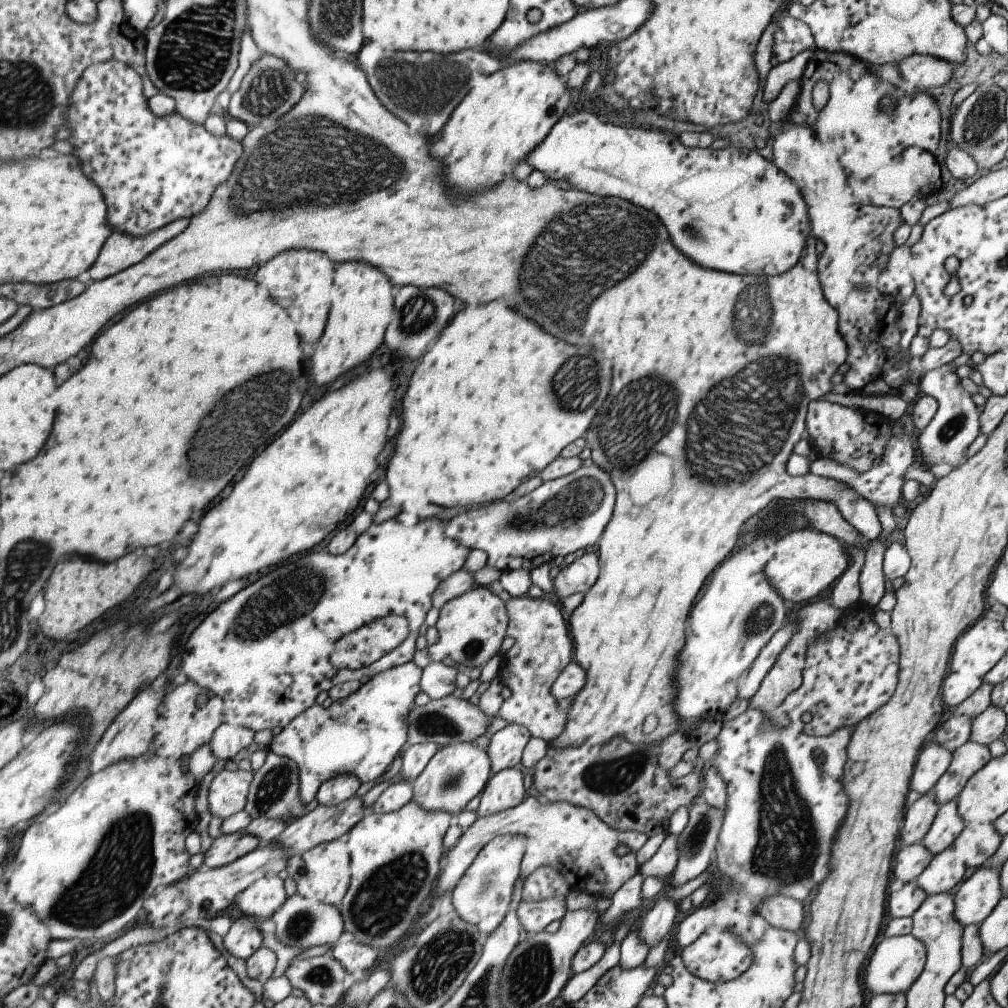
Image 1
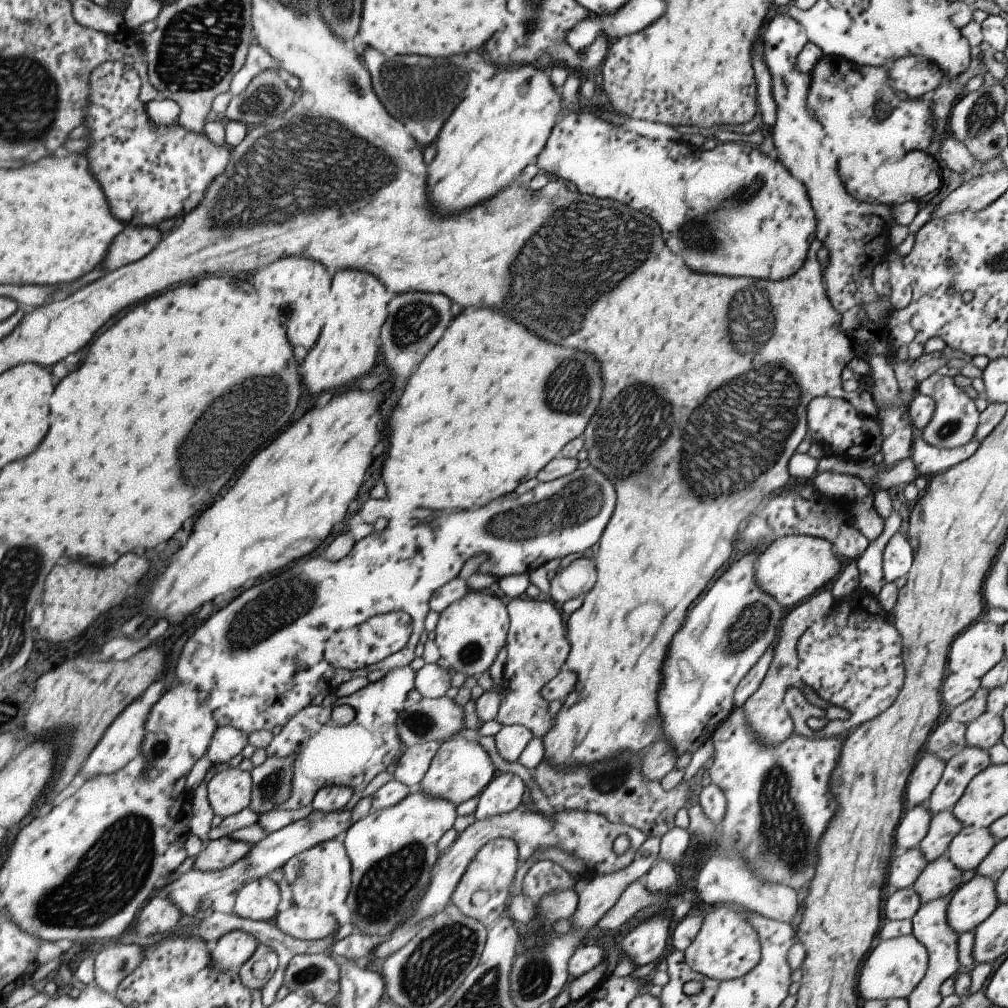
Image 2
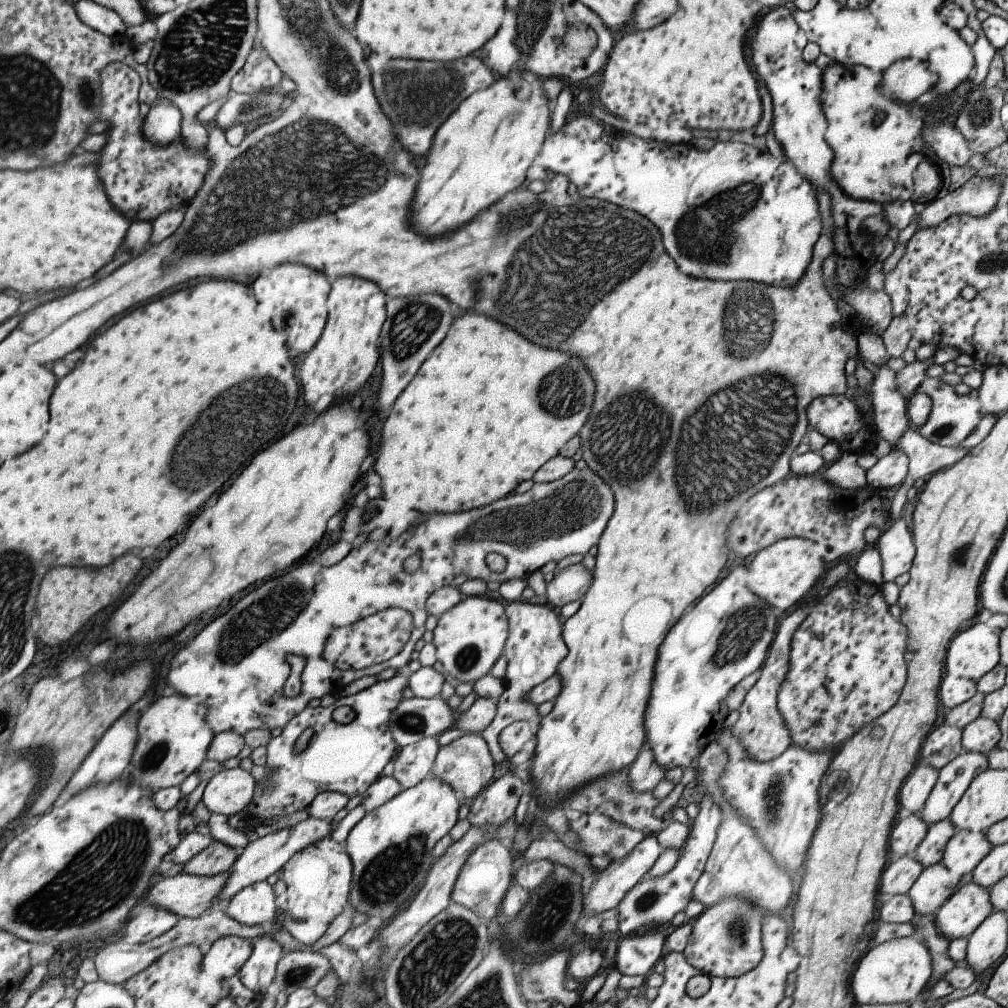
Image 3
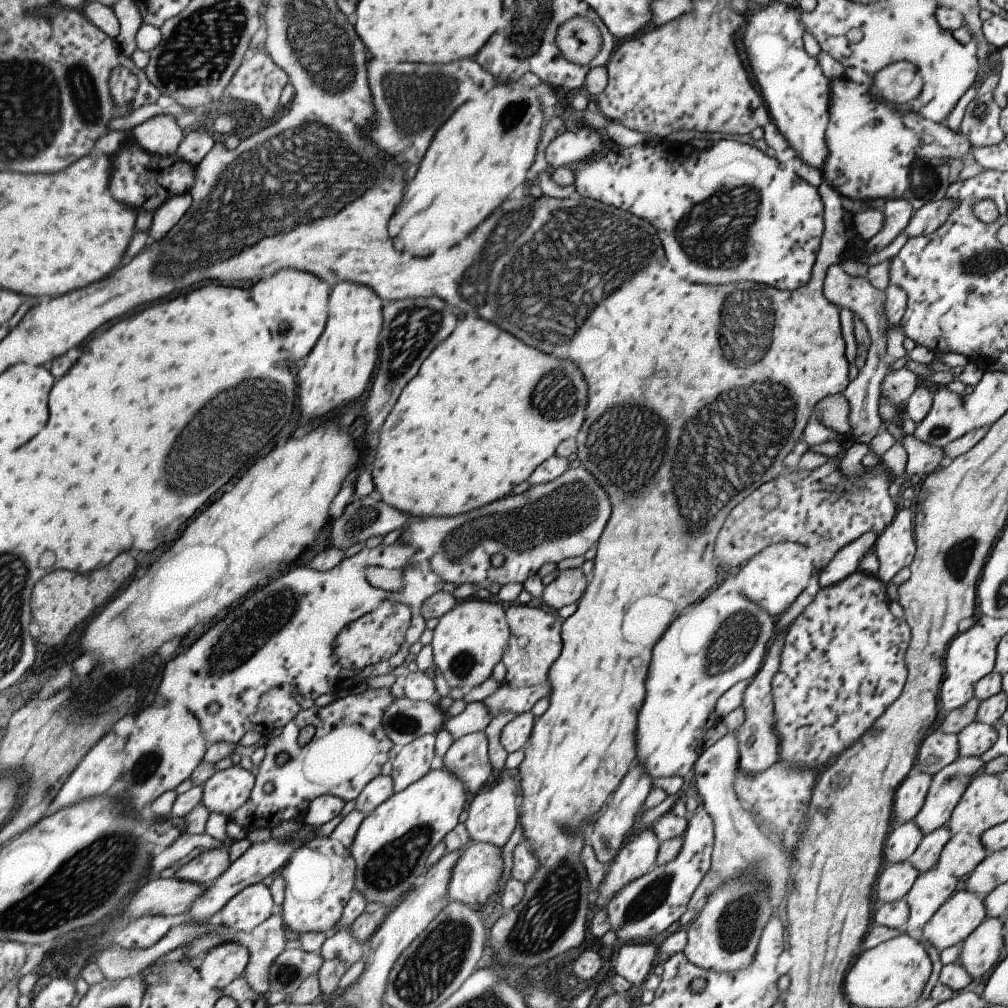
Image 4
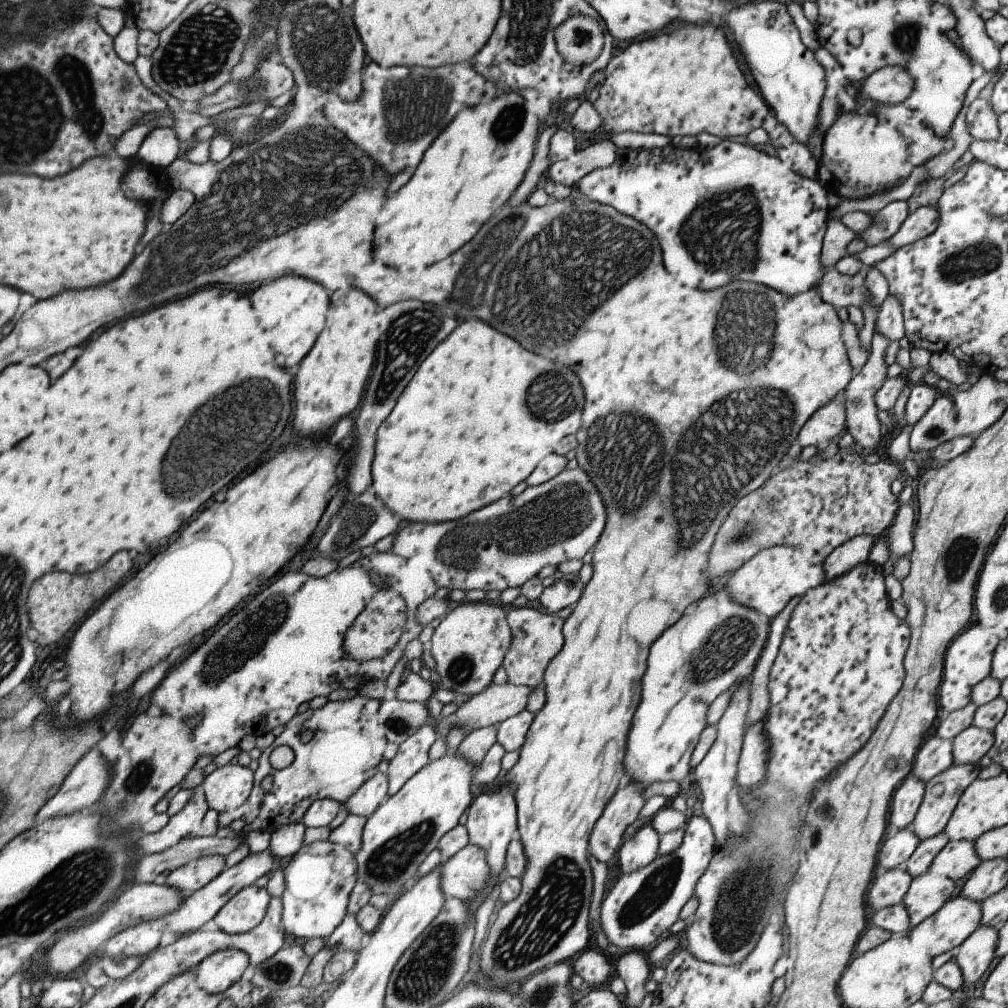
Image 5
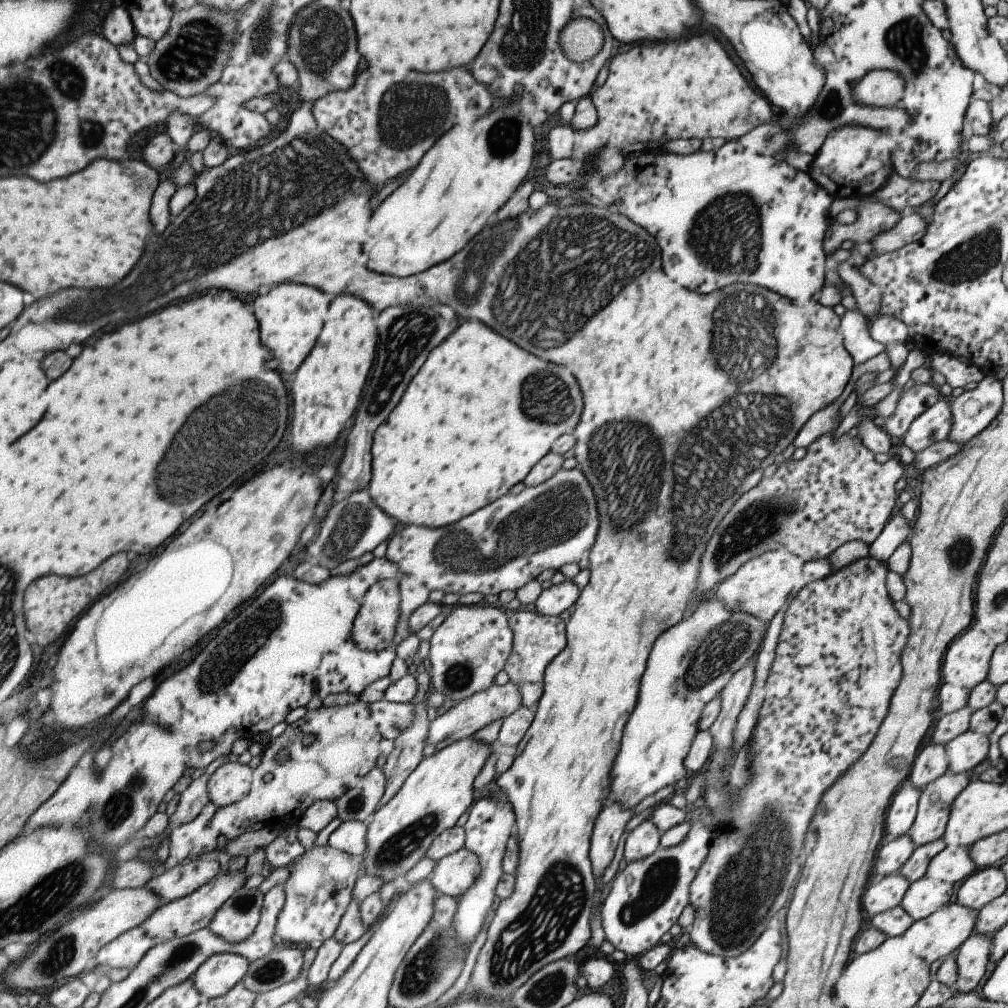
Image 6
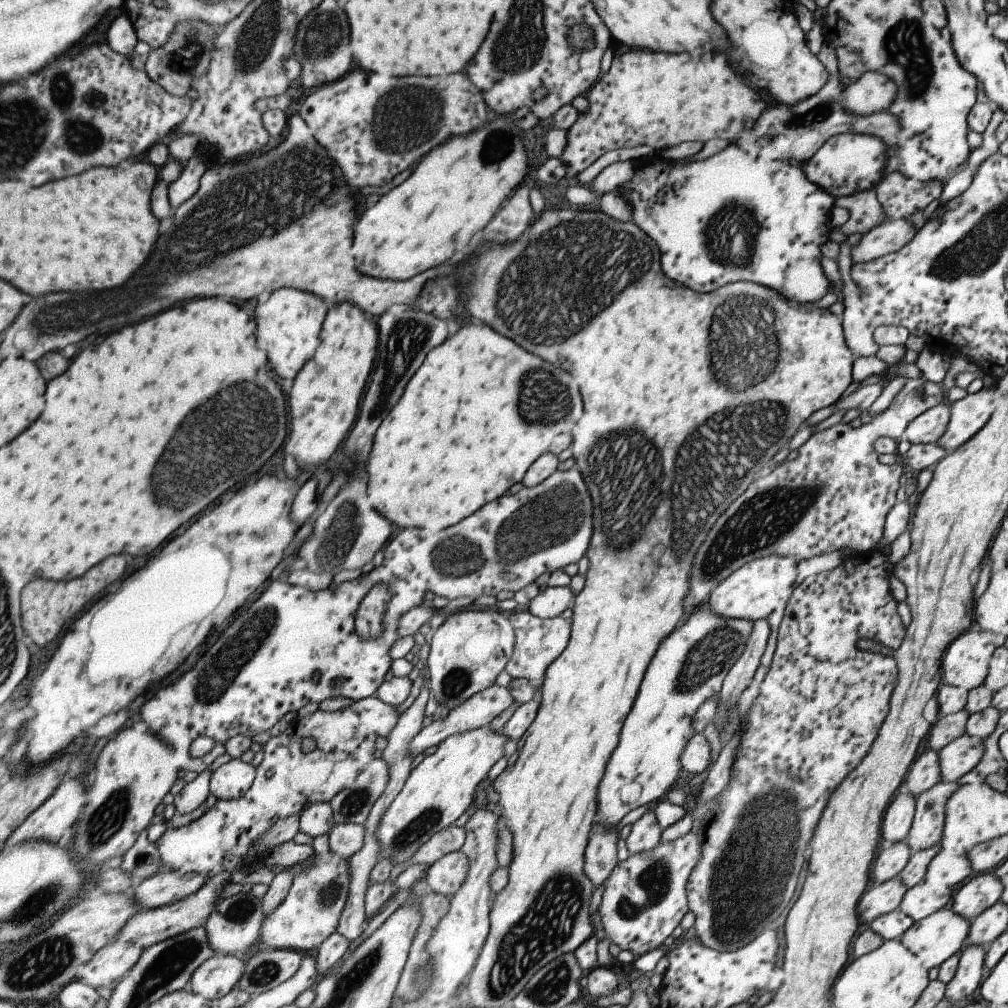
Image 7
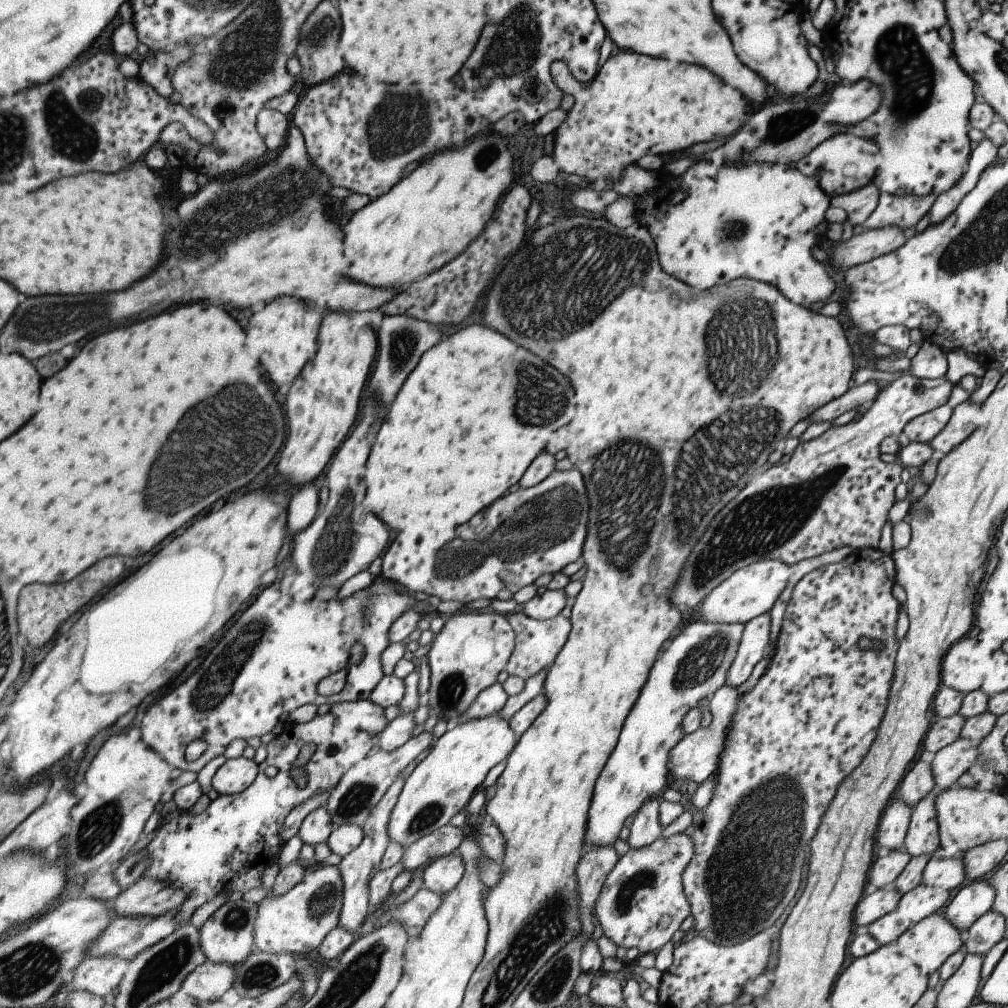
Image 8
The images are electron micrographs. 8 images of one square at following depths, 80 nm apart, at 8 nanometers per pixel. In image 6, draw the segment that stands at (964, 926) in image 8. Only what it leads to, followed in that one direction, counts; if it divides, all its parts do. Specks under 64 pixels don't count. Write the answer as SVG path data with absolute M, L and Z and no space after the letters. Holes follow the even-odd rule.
M981 867L963 880L955 894L955 904L978 912L985 904L1004 894L1006 880L1000 867Z

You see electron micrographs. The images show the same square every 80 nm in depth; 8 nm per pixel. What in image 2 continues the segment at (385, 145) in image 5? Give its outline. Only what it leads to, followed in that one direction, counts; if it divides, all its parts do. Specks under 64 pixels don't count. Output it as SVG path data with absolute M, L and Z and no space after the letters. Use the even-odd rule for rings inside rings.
M367 48L359 57L371 76L373 92L386 111L397 120L403 120L405 126L417 126L411 134L421 149L433 144L441 125L461 99L465 98L465 86L469 82L471 70L475 70L477 76L489 78L497 67L485 60L479 51L455 54L447 58L425 58L421 55L385 58L381 51Z

